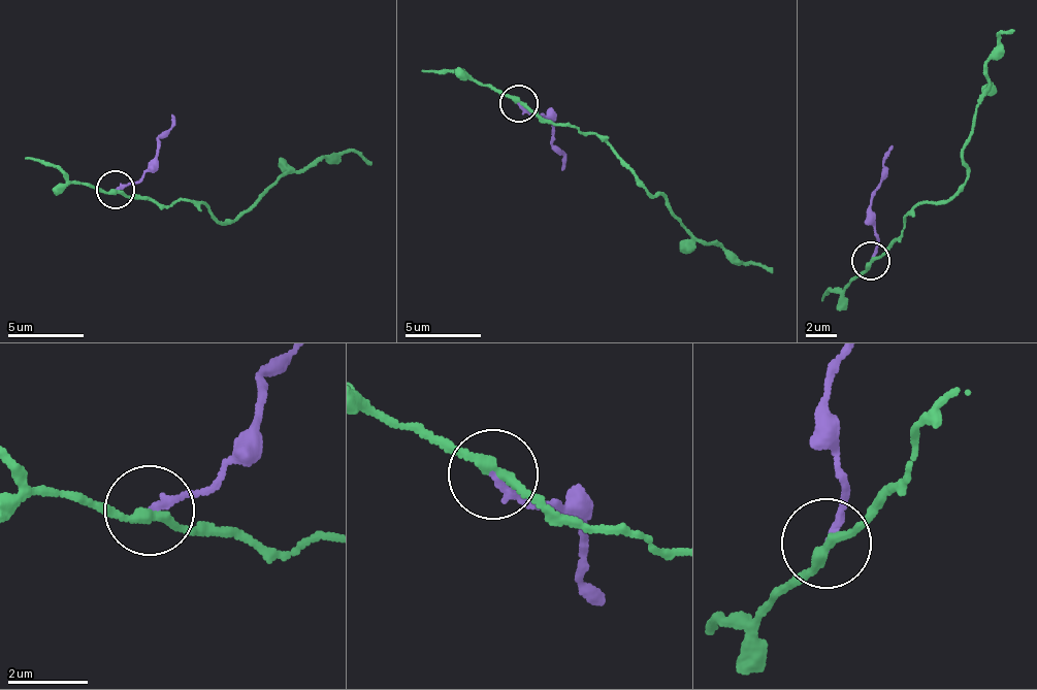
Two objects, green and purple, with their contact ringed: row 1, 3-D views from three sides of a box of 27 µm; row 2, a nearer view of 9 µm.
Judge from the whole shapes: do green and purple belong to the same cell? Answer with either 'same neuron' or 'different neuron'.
different neuron

